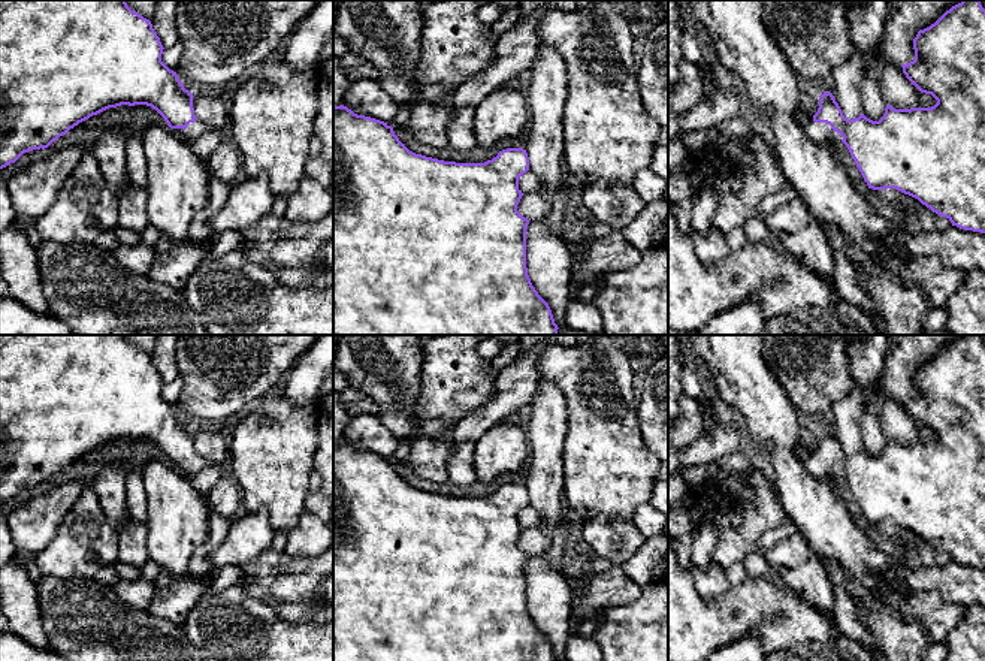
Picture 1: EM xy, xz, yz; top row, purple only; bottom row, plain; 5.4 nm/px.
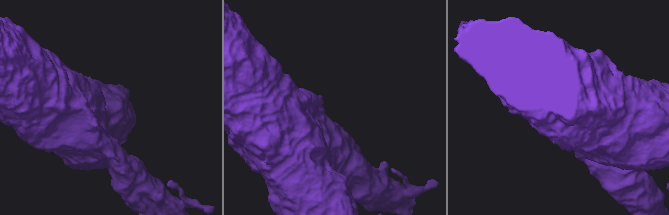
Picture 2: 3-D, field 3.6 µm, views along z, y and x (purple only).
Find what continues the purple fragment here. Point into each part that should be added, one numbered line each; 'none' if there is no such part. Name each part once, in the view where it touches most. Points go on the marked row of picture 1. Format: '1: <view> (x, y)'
1: yz (818, 132)

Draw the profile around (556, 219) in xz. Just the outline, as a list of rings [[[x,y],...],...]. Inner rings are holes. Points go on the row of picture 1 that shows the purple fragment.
[[[565,172],[562,184],[559,190],[555,194],[555,199],[552,200],[552,209],[544,217],[547,229],[558,235],[559,238],[563,238],[565,224],[566,224],[566,184],[572,181],[572,178]]]

